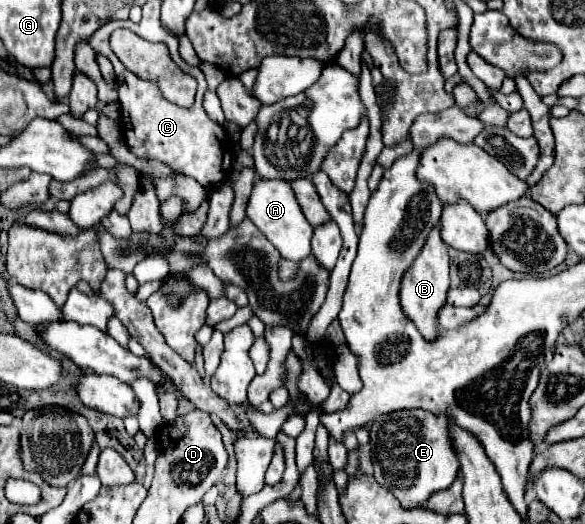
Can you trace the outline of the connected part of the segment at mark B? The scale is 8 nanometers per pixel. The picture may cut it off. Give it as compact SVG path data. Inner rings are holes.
M435 225L427 235L427 241L425 241L421 253L411 263L411 267L405 271L405 275L401 279L401 289L399 289L399 301L401 301L401 309L403 309L405 317L409 317L415 323L415 327L419 329L419 333L429 341L433 337L437 337L437 333L439 333L437 309L441 309L441 305L445 305L447 289L449 289L449 253L447 253L447 245L441 239L439 225Z

